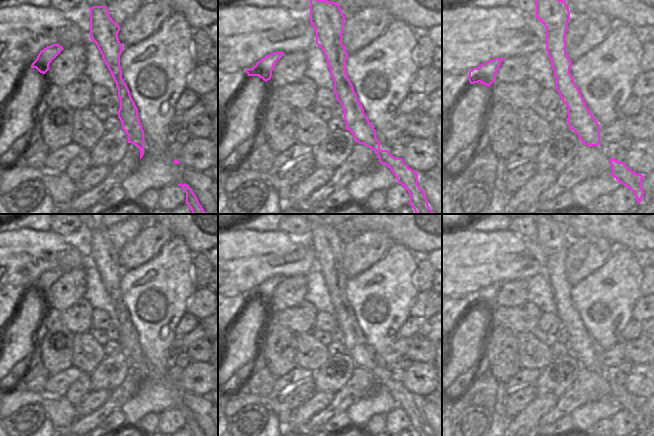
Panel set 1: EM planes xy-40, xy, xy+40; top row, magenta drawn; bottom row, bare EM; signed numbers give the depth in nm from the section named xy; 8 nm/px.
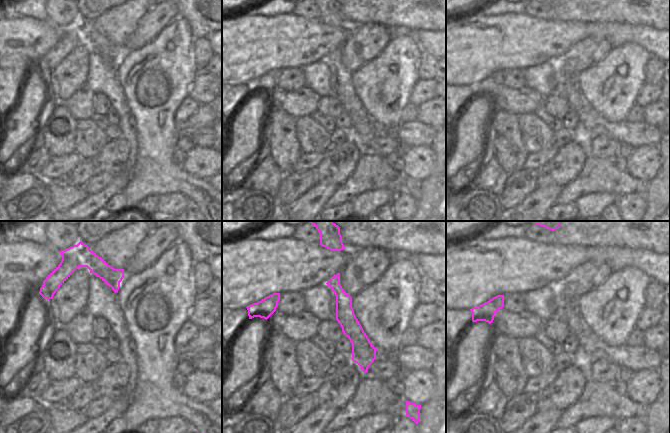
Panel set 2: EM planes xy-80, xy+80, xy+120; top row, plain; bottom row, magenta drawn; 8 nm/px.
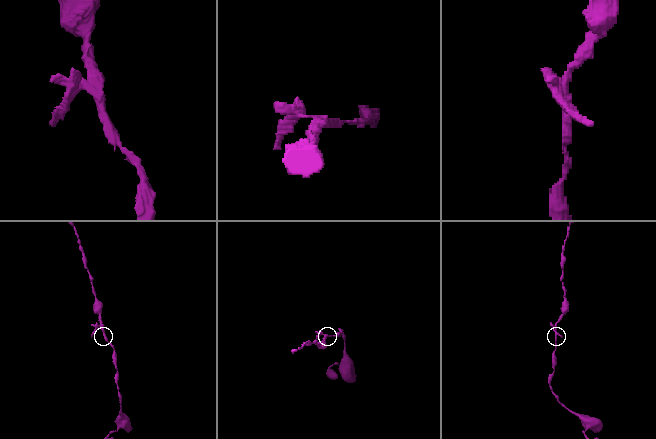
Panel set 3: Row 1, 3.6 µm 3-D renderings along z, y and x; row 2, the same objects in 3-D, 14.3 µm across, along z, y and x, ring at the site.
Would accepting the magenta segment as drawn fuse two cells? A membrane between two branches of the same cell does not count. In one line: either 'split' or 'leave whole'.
leave whole

